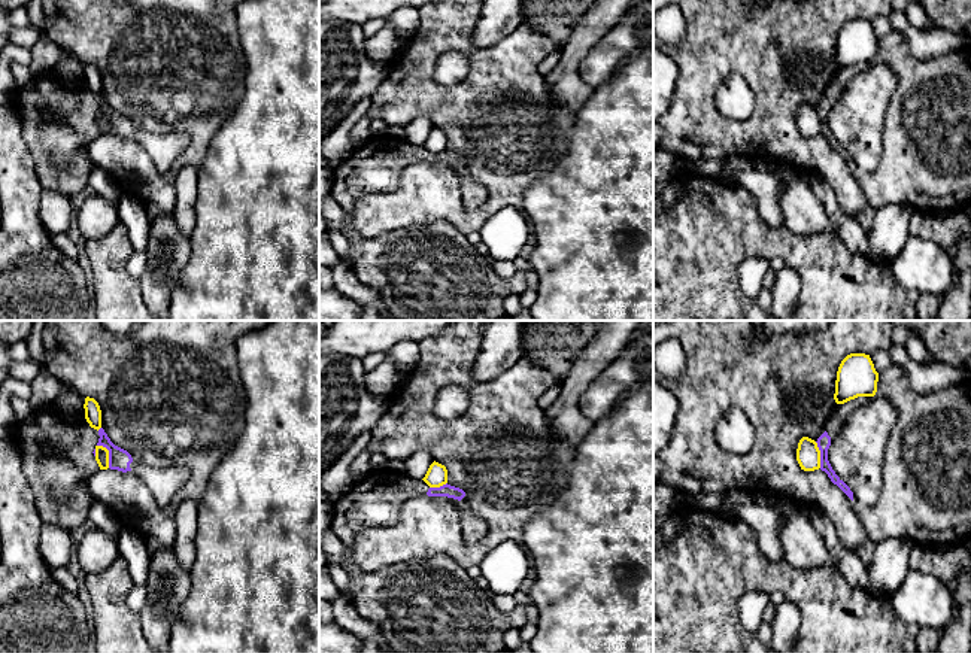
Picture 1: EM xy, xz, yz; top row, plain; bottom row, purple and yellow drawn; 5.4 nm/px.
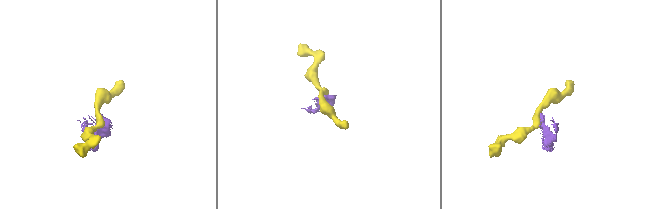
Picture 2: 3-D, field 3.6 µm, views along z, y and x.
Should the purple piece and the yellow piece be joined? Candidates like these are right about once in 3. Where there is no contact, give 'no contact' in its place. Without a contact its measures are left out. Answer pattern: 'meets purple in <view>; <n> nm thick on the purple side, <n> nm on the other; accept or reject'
meets purple in xy; 120 nm thick on the purple side, 80 nm on the other; reject

